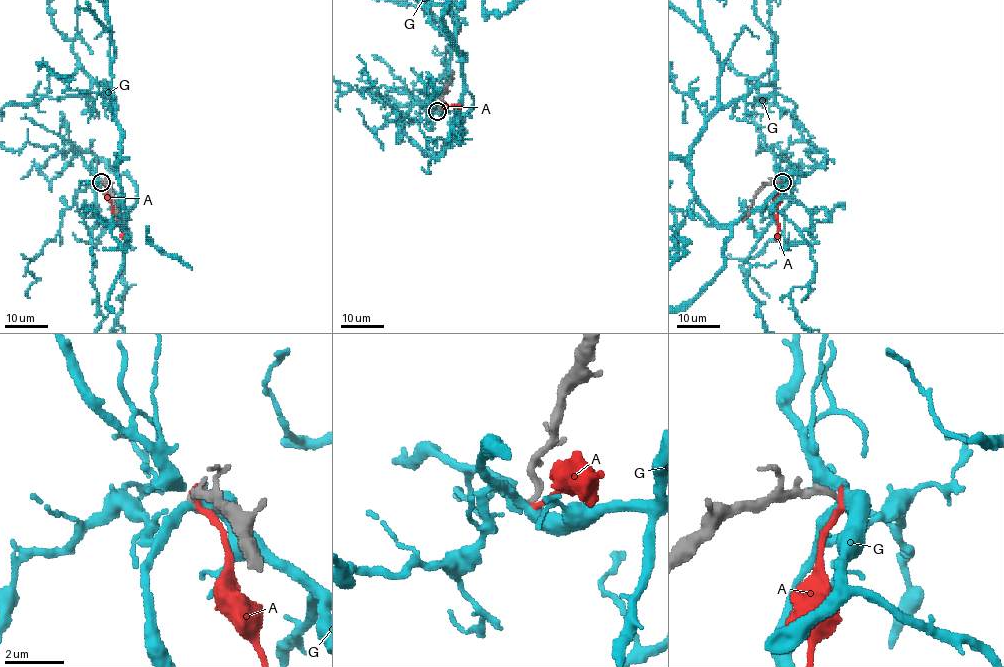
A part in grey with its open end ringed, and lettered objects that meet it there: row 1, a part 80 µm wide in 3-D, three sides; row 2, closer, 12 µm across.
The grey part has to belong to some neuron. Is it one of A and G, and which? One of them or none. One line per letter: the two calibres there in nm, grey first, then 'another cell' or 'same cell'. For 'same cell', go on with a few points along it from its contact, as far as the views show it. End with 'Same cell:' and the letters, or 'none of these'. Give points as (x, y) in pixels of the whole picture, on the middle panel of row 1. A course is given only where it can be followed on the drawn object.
A: 240 nm thick on the grey side, 260 nm on the other; another cell
G: 240 nm thick on the grey side, 340 nm on the other; another cell
Same cell: none of these

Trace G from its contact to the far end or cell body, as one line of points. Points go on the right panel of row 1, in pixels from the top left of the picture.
G: (781, 183), (780, 196), (731, 225), (723, 268), (694, 297)

